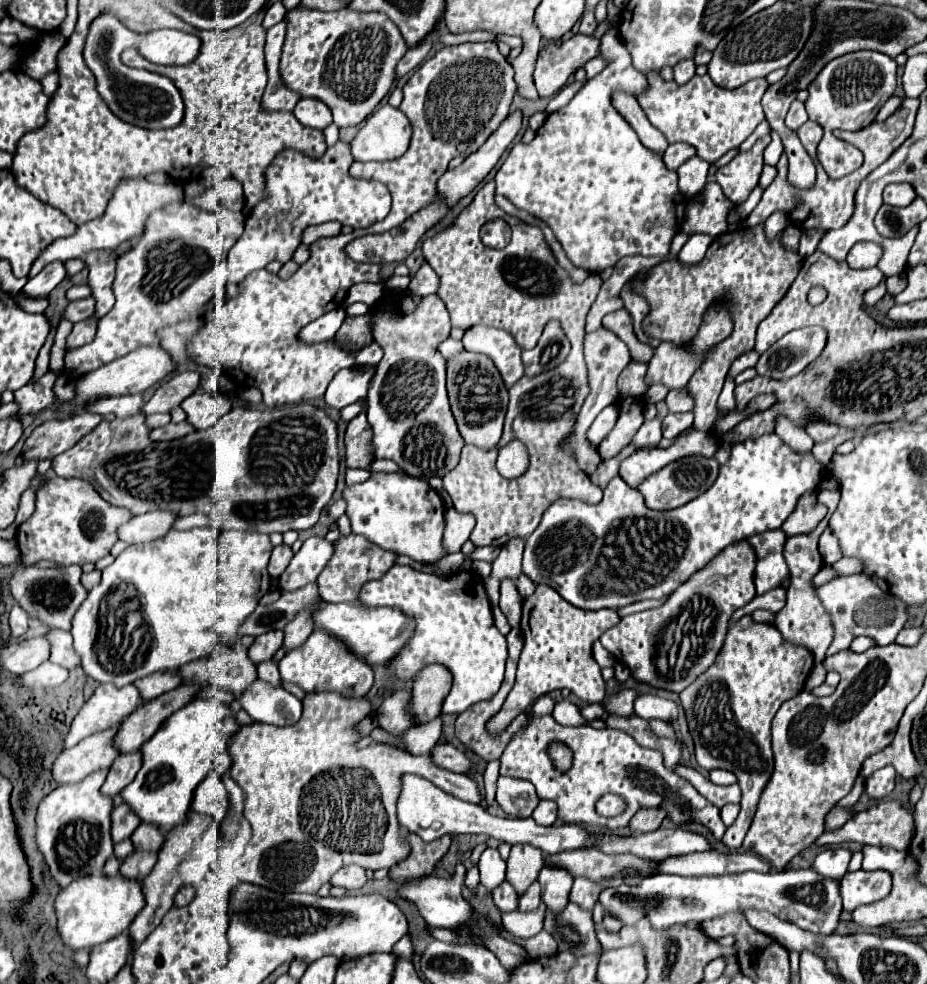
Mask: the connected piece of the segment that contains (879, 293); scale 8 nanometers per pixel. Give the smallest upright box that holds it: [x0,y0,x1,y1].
[863,276,887,307]

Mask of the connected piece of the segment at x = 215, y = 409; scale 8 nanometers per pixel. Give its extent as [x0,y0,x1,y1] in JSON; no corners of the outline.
[182,391,232,430]

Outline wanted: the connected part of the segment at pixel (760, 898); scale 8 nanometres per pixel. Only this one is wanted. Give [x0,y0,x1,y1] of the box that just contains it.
[600,868,842,936]

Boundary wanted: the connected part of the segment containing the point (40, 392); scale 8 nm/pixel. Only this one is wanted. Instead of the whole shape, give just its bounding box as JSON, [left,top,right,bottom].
[16,370,56,414]

